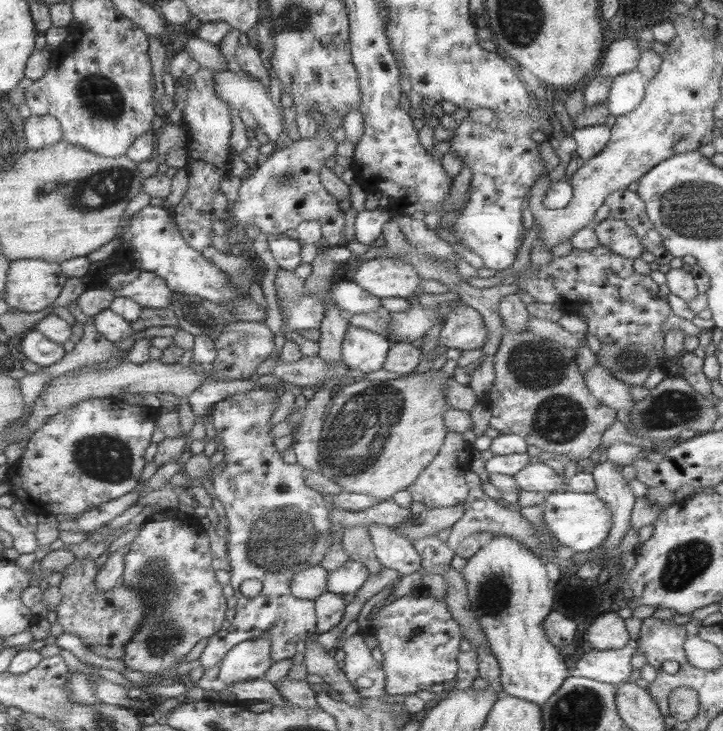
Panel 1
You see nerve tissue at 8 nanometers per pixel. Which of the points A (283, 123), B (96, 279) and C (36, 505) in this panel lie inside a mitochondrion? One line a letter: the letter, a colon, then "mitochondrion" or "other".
A: other
B: other
C: other

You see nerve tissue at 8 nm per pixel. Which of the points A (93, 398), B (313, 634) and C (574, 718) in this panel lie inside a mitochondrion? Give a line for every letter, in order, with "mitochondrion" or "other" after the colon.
A: other
B: other
C: mitochondrion

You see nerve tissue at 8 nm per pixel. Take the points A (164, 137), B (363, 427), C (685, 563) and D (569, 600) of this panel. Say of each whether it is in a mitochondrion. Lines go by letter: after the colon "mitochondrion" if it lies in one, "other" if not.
A: other
B: mitochondrion
C: mitochondrion
D: other

